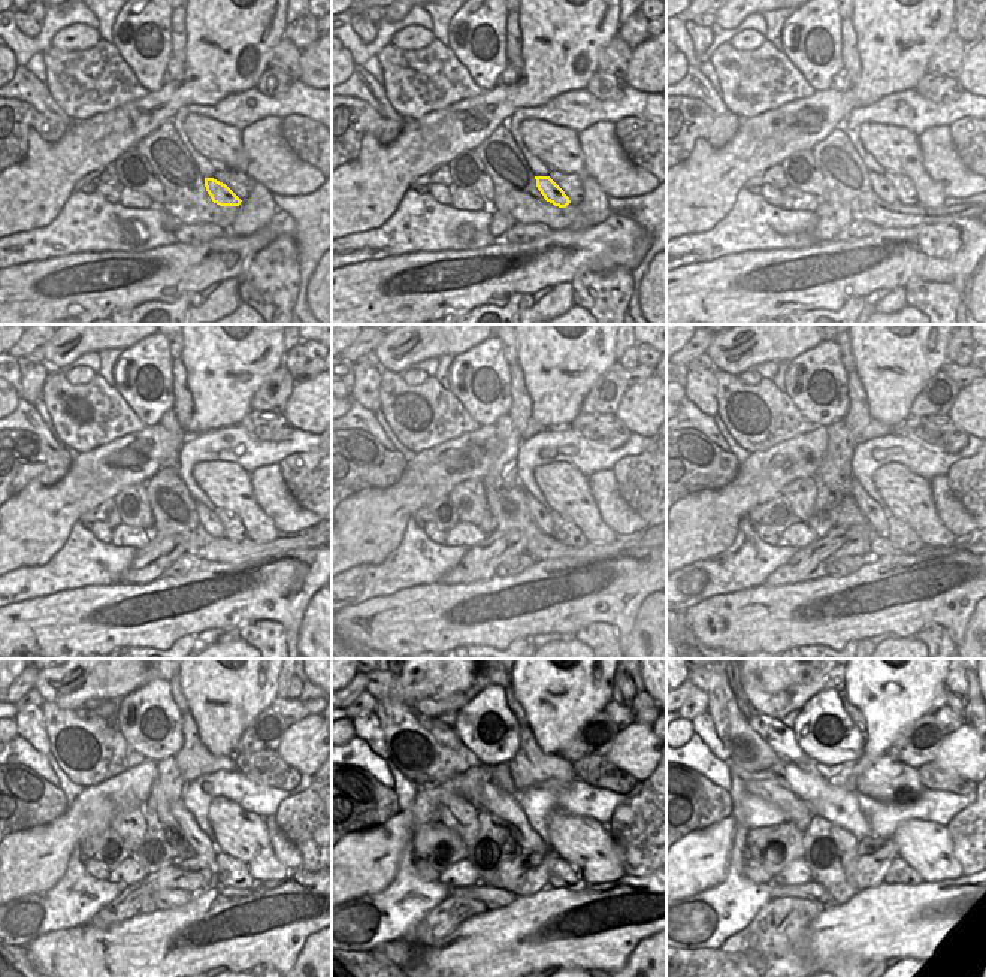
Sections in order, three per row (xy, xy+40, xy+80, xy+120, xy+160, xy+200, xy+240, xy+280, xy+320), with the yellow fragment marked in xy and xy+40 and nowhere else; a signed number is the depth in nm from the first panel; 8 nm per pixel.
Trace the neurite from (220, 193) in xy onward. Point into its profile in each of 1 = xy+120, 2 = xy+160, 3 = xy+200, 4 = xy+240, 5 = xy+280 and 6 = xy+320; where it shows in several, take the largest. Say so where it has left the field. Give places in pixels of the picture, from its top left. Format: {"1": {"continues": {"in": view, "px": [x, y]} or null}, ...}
{"1": {"continues": {"in": "xy+120", "px": [208, 519]}}, "2": {"continues": {"in": "xy+160", "px": [543, 519]}}, "3": {"continues": {"in": "xy+200", "px": [877, 519]}}, "4": {"continues": {"in": "xy+240", "px": [197, 841]}}, "5": {"continues": {"in": "xy+280", "px": [474, 785]}}, "6": {"continues": {"in": "xy+320", "px": [838, 805]}}}

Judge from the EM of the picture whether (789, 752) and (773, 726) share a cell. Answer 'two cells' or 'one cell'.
one cell

